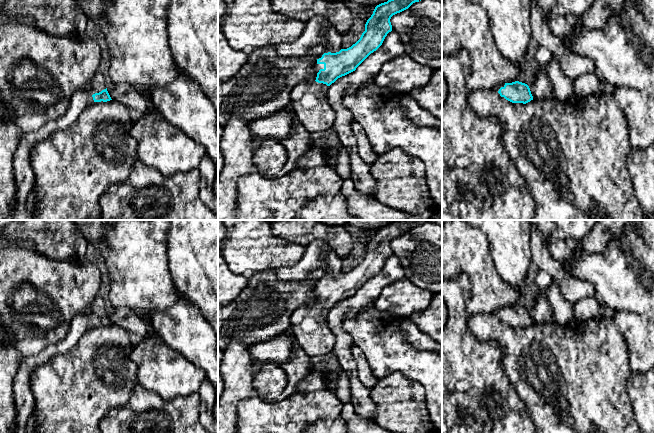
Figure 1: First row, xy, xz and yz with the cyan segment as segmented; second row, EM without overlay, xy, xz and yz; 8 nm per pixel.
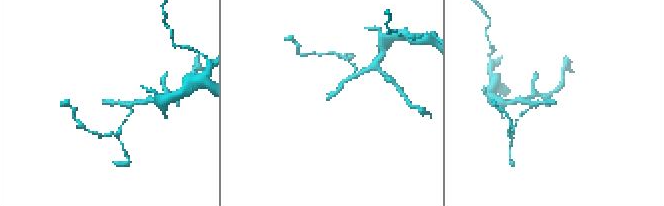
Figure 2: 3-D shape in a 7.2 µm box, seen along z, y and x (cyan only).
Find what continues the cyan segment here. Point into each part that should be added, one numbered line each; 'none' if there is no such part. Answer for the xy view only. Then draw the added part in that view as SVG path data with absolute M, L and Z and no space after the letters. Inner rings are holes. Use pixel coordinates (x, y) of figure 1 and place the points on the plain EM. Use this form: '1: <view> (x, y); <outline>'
1: xy (24, 400); M97 297L86 313L79 314L71 320L68 333L58 343L46 347L38 354L21 359L13 383L14 403L17 410L13 433L26 433L28 420L34 412L35 399L30 383L34 370L56 355L66 353L75 347L84 333L94 327L92 319L106 312L103 300Z

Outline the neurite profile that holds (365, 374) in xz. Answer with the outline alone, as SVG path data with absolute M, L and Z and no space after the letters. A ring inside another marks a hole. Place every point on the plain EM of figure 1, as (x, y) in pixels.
M356 345L352 349L353 357L358 365L358 377L362 384L371 389L373 388L378 379L373 375L370 365L363 351Z

